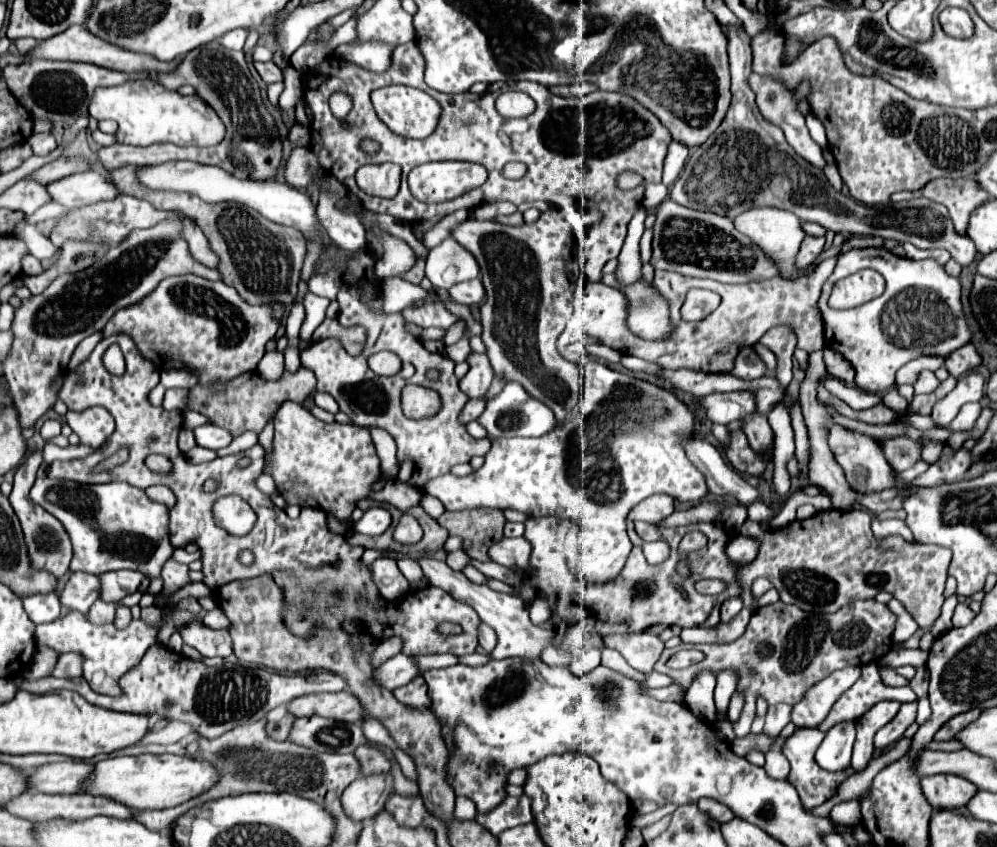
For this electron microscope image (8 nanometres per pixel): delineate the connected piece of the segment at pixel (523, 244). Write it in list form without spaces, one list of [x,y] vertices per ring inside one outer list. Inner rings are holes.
[[[548,209],[538,217],[536,223],[510,227],[502,225],[498,221],[478,221],[468,219],[462,225],[458,225],[452,231],[452,237],[466,247],[474,255],[474,259],[480,265],[482,283],[486,289],[486,299],[480,307],[480,323],[482,323],[482,341],[486,345],[486,355],[490,359],[494,375],[502,377],[504,383],[520,383],[534,399],[548,405],[558,421],[564,421],[566,415],[572,411],[572,393],[568,399],[568,393],[560,397],[560,385],[558,385],[558,359],[542,365],[542,355],[558,357],[556,351],[556,339],[564,331],[568,319],[574,315],[574,299],[578,283],[572,281],[574,273],[574,247],[576,247],[576,235],[572,231],[572,225],[564,219],[562,211]]]

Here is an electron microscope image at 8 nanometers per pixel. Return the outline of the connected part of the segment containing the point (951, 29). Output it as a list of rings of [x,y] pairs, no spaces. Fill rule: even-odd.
[[[960,7],[944,9],[938,19],[940,19],[940,25],[942,25],[944,33],[948,33],[950,37],[970,37],[972,31],[974,31],[972,29],[974,23],[972,23],[970,15]]]

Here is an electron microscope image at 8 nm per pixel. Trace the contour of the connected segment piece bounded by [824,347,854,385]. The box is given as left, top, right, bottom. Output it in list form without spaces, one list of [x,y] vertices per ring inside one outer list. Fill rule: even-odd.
[[[824,347],[824,365],[830,375],[838,375],[838,379],[842,379],[846,385],[854,385],[854,371],[850,363],[846,363],[846,359],[830,347]]]

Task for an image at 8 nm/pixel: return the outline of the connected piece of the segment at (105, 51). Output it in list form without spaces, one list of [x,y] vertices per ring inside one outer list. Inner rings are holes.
[[[74,25],[68,27],[64,33],[58,33],[50,39],[40,41],[32,51],[30,51],[32,59],[56,59],[56,61],[84,61],[84,63],[94,63],[100,67],[110,67],[110,69],[118,69],[118,71],[172,71],[180,59],[176,59],[174,63],[162,63],[158,59],[150,59],[150,55],[134,55],[132,51],[122,51],[120,47],[110,47],[108,43],[102,43],[100,39],[96,39],[94,35],[90,35],[90,31],[86,31],[84,25]]]

